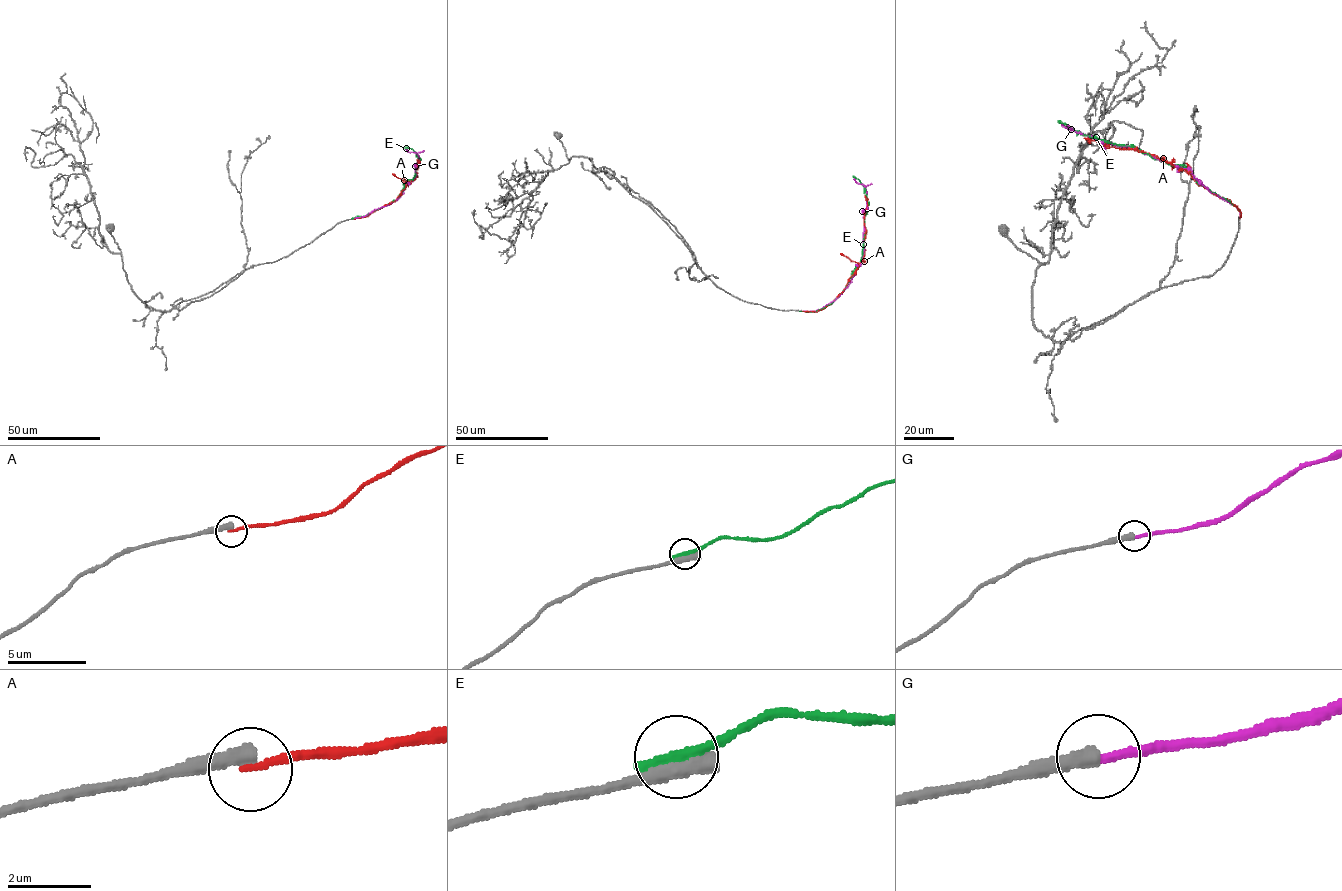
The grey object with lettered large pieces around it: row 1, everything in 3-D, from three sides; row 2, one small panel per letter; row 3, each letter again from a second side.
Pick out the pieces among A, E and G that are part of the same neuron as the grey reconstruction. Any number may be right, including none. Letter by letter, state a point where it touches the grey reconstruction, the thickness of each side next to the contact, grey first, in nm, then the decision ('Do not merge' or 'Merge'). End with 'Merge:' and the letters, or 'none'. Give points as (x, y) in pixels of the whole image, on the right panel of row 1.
A: Touches grey at (1239, 218). Thickness 320 nm (grey) against 160 nm. Do not merge
E: Touches grey at (1239, 216). Thickness 440 nm (grey) against 320 nm. Do not merge
G: Touches grey at (1239, 217). Thickness 300 nm (grey) against 220 nm. Merge
Merge: G

